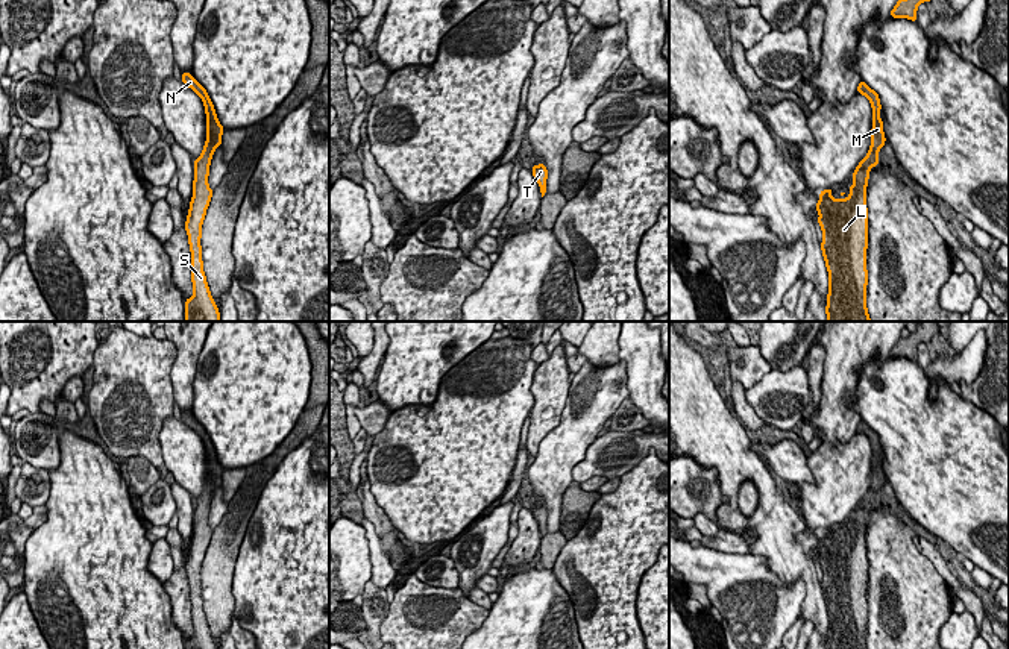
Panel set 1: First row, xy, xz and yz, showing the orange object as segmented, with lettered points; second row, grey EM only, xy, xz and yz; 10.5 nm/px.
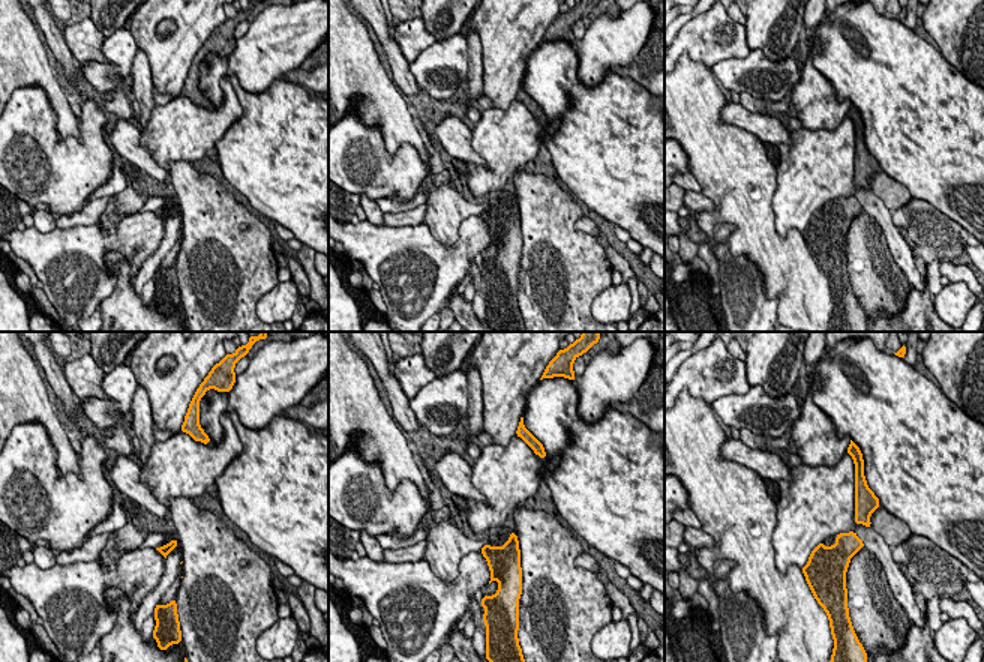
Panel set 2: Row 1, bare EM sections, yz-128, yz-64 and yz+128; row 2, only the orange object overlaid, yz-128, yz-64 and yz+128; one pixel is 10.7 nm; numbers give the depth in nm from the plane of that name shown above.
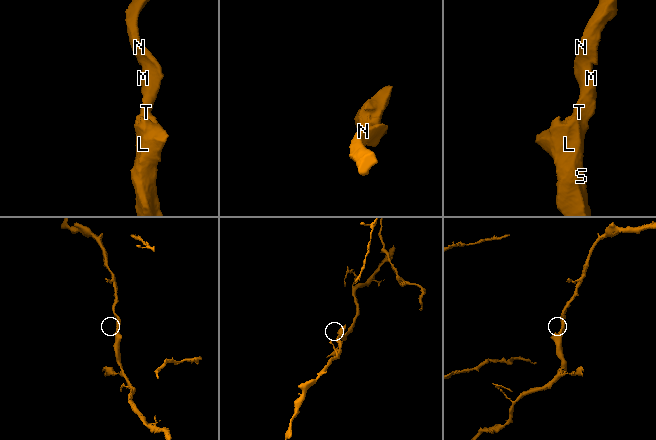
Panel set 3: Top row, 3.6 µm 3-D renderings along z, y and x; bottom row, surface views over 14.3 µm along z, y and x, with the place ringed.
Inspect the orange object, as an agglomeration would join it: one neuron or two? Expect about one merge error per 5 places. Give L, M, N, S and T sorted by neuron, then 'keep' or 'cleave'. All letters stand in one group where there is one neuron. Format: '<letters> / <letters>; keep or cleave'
L M N S T; keep

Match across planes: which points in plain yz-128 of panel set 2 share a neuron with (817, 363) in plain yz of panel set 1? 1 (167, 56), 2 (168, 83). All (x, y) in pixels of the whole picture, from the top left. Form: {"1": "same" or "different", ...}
{"1": "different", "2": "different"}

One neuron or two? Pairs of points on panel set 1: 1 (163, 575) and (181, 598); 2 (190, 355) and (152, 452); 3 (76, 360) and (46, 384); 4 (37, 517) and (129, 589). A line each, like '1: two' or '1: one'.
1: two
2: two
3: one
4: two

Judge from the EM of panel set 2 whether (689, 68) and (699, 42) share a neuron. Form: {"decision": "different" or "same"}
{"decision": "different"}

